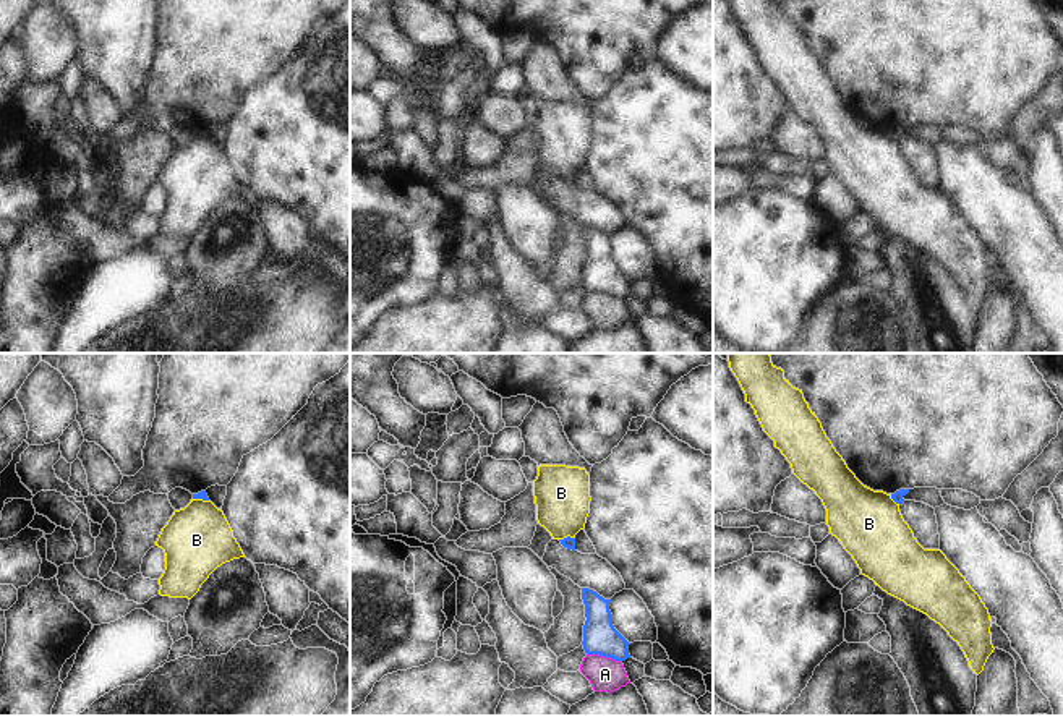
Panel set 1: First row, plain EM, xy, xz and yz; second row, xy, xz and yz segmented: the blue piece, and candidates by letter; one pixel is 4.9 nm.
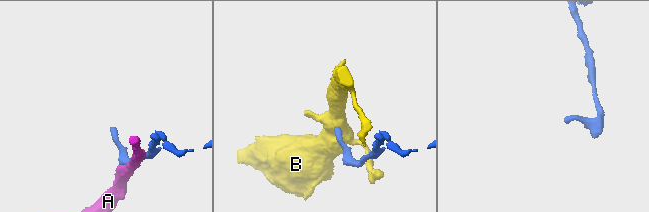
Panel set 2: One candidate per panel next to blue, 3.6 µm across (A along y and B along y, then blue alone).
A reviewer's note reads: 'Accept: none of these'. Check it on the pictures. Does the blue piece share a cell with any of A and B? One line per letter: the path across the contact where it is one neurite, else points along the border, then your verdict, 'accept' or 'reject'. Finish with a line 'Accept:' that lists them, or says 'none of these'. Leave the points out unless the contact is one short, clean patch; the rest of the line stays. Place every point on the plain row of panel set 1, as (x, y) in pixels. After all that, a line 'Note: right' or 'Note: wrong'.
A: reject
B: along yz (890, 132), (900, 141) | reject
Accept: none of these
Note: right

